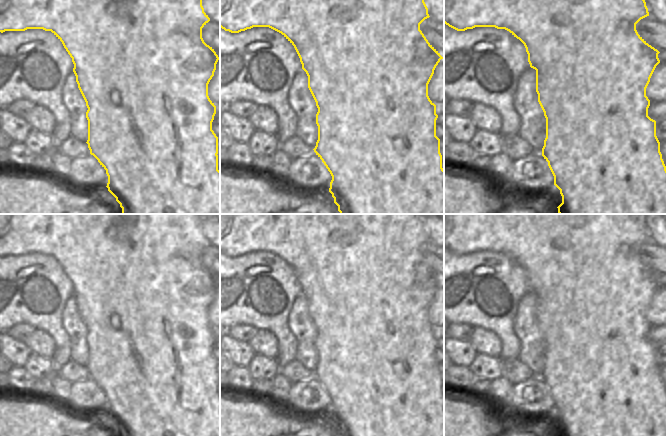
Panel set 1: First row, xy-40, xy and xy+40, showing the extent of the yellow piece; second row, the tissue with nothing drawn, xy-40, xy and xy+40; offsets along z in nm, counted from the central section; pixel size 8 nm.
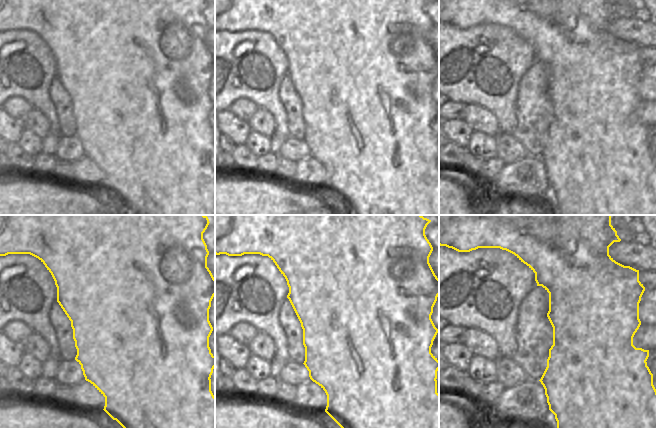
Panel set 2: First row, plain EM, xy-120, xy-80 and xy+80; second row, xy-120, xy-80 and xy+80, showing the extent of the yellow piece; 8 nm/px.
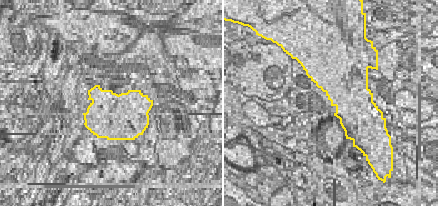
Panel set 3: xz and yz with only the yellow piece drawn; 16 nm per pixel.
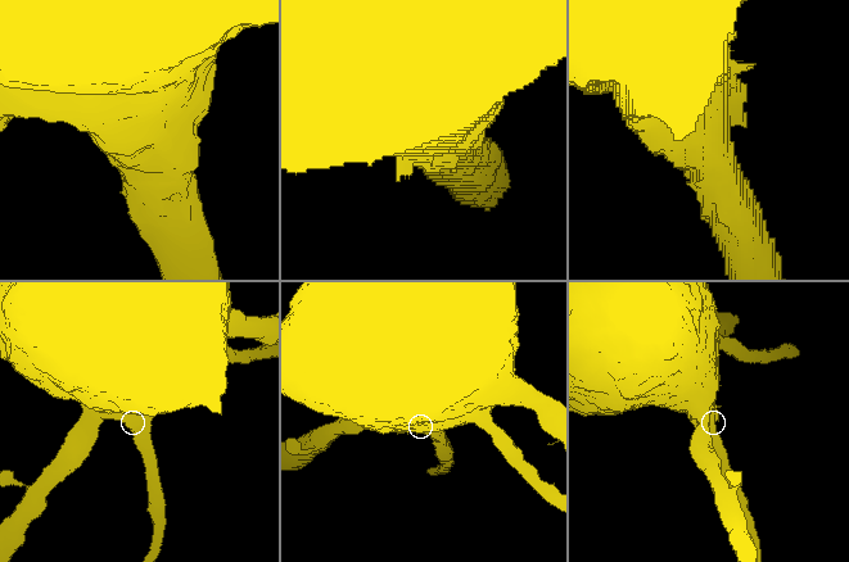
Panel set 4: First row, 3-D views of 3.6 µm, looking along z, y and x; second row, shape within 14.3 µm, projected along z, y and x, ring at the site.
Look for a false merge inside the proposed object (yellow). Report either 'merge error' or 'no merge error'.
merge error

